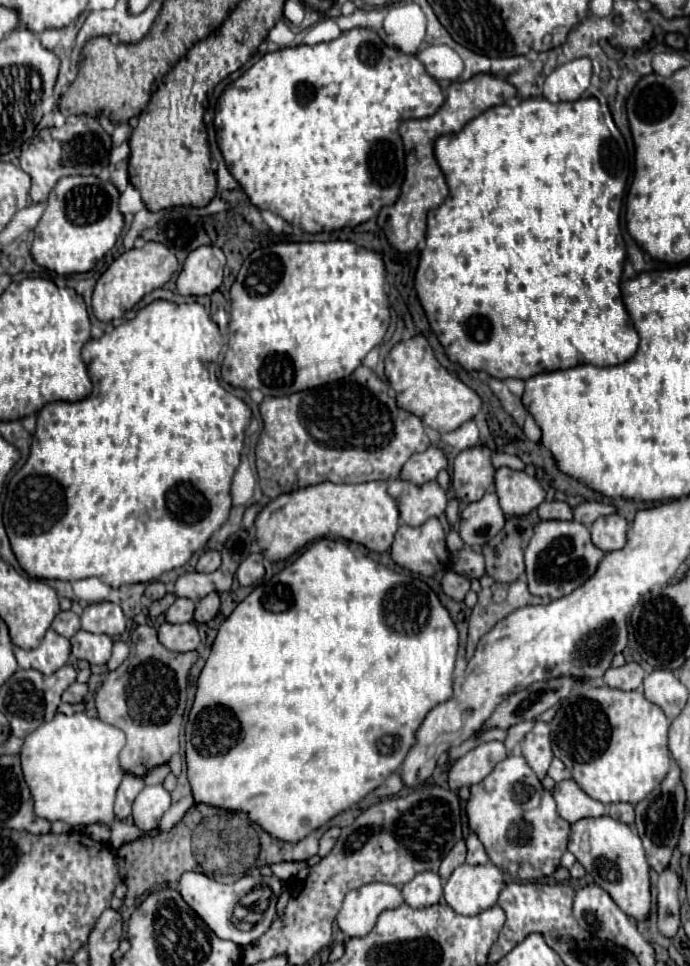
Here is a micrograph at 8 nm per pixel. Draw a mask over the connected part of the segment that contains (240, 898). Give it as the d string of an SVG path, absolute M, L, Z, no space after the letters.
M185 872L179 878L179 892L219 938L247 946L271 928L271 922L277 916L277 900L283 892L283 880L275 876L243 876L235 884L223 884L201 872Z

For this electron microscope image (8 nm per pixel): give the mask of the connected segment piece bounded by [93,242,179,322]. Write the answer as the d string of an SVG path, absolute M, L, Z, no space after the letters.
M147 242L143 248L131 248L123 252L119 258L113 260L113 264L99 276L95 284L93 314L103 322L123 318L145 294L161 288L177 272L177 266L179 264L175 254L159 242Z

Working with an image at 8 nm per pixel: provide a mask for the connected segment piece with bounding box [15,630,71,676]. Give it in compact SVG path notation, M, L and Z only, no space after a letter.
M47 630L41 644L33 650L15 648L15 658L21 668L33 668L49 676L67 664L71 654L71 644L67 638L59 636L55 630Z

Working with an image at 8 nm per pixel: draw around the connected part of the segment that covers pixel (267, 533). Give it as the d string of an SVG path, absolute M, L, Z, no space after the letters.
M383 480L363 484L321 482L297 492L281 494L279 498L271 500L255 520L257 544L263 556L271 562L285 560L305 544L325 536L357 542L373 552L385 552L391 548L397 526L399 510L395 500L387 494L387 482Z

